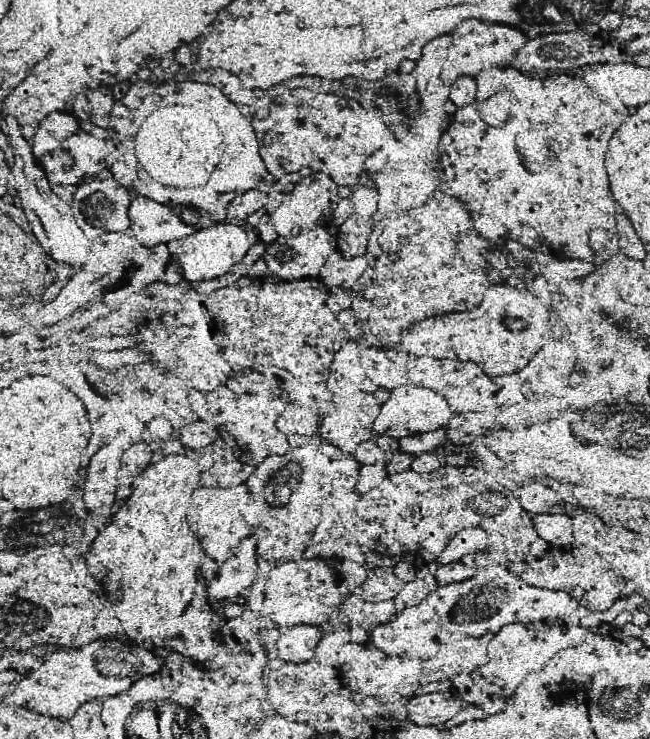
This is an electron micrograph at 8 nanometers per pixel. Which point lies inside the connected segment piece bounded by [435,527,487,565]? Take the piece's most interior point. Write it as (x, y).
(471, 539)

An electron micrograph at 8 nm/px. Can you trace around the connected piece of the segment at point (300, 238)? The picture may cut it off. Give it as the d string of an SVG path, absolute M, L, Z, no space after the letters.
M315 227L301 235L293 235L287 239L279 237L275 243L267 245L265 247L265 263L267 263L269 273L273 273L275 277L281 277L281 279L315 277L315 275L319 275L321 267L325 265L329 255L335 251L335 247L337 247L337 237L323 227Z

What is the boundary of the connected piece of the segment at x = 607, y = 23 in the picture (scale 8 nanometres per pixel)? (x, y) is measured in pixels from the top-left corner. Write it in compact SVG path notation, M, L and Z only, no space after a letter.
M607 13L607 15L601 19L601 23L599 23L599 27L601 27L603 31L615 31L619 25L621 25L621 17L619 17L617 13Z

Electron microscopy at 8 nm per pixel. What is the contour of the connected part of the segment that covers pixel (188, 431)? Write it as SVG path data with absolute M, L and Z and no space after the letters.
M193 417L187 425L181 427L181 441L185 447L191 447L191 449L201 449L215 437L217 437L217 431L209 419L203 421L199 417Z

